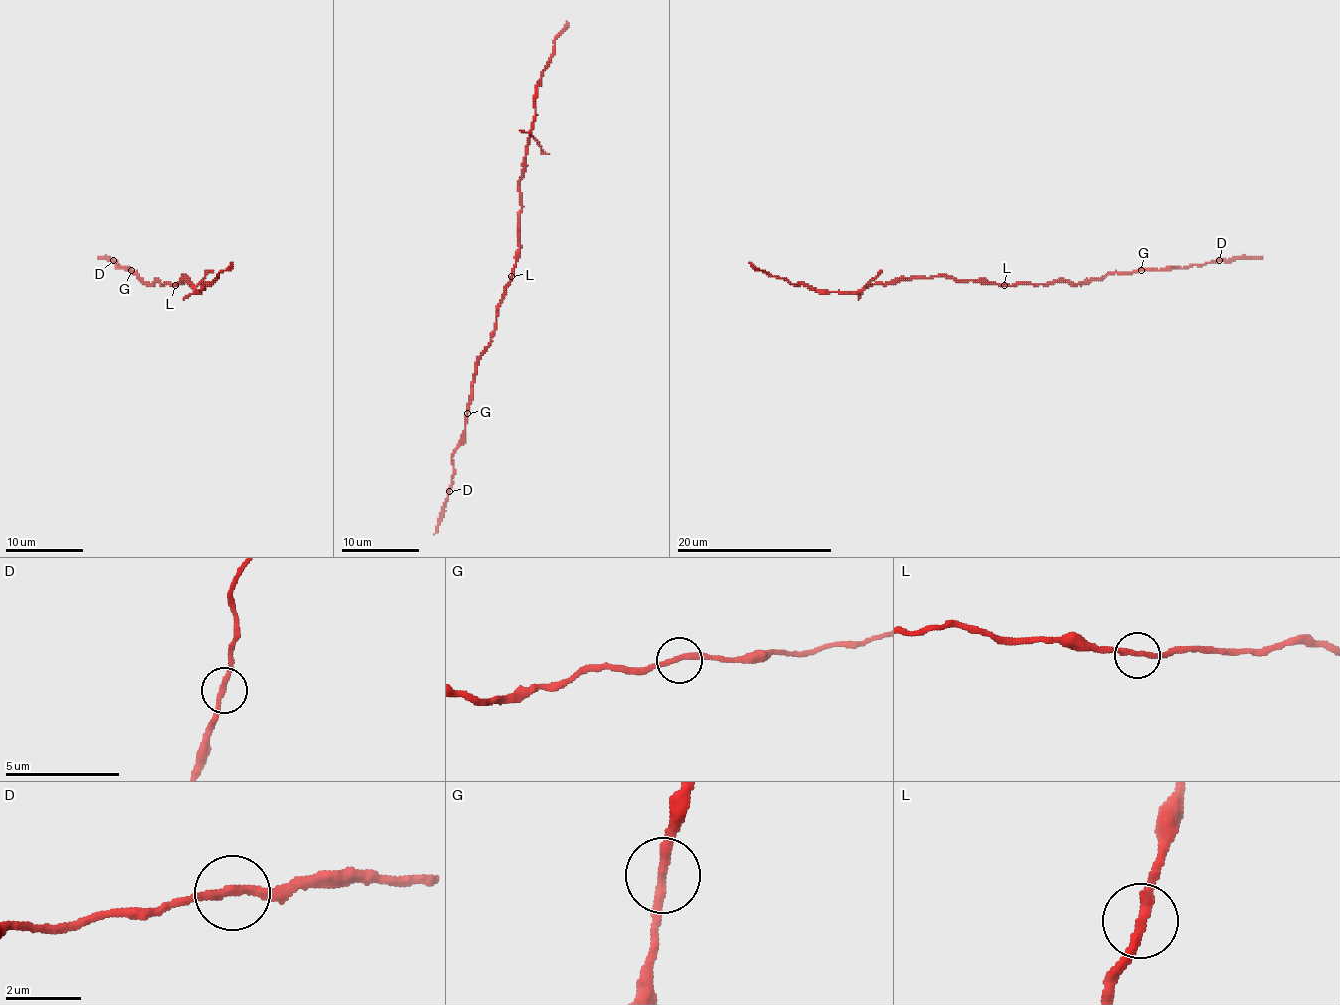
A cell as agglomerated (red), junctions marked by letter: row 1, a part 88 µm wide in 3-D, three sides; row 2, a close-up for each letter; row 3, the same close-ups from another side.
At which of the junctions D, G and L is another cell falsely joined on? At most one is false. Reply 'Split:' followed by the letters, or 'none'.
Split: none

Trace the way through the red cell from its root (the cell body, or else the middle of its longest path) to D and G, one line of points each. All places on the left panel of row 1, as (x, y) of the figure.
D: (174, 286), (158, 282), (146, 284), (133, 270), (117, 268), (113, 260)
G: (174, 286), (158, 282), (146, 284), (131, 270)

